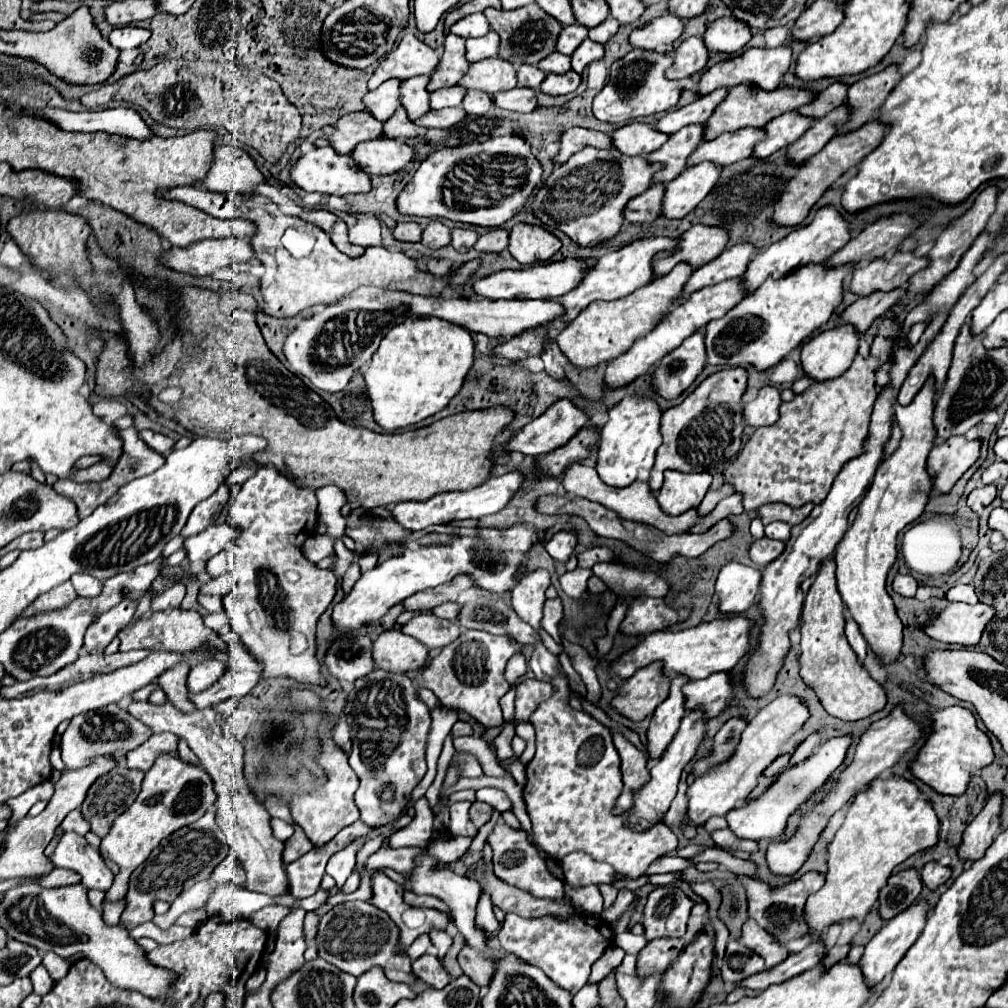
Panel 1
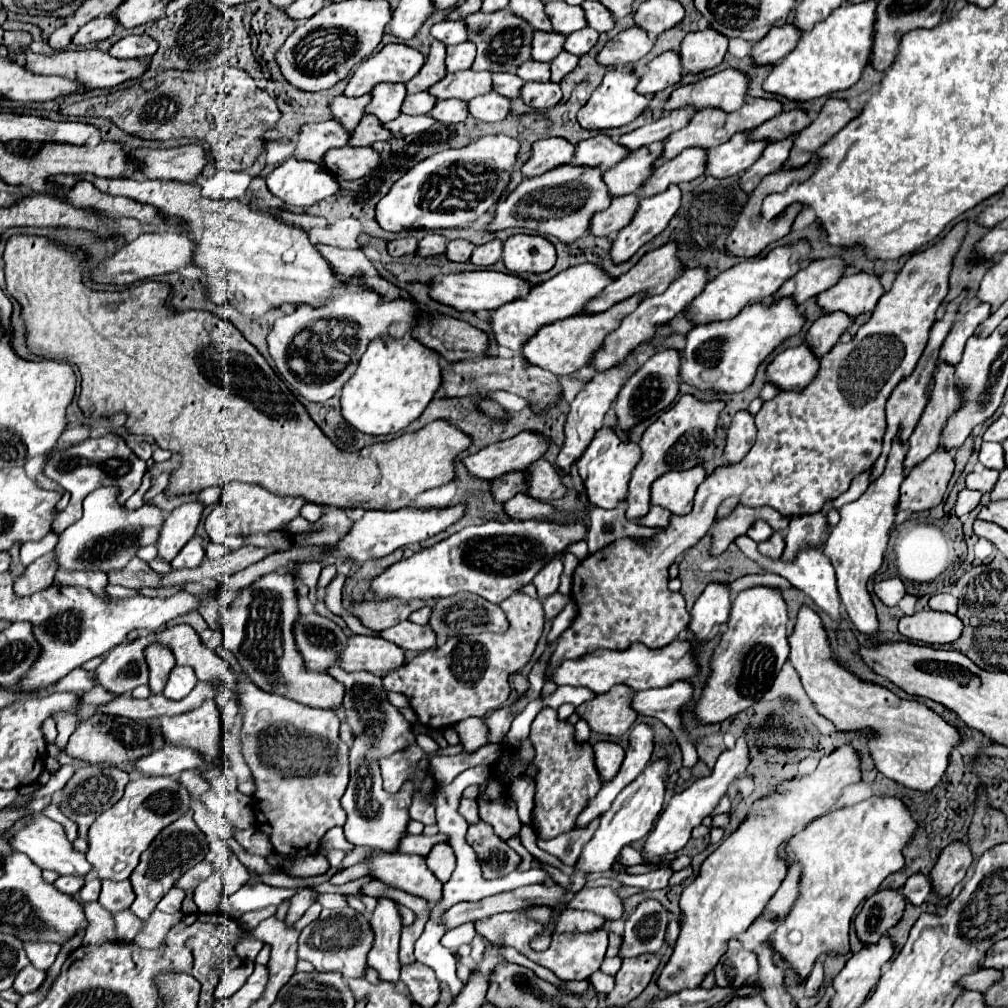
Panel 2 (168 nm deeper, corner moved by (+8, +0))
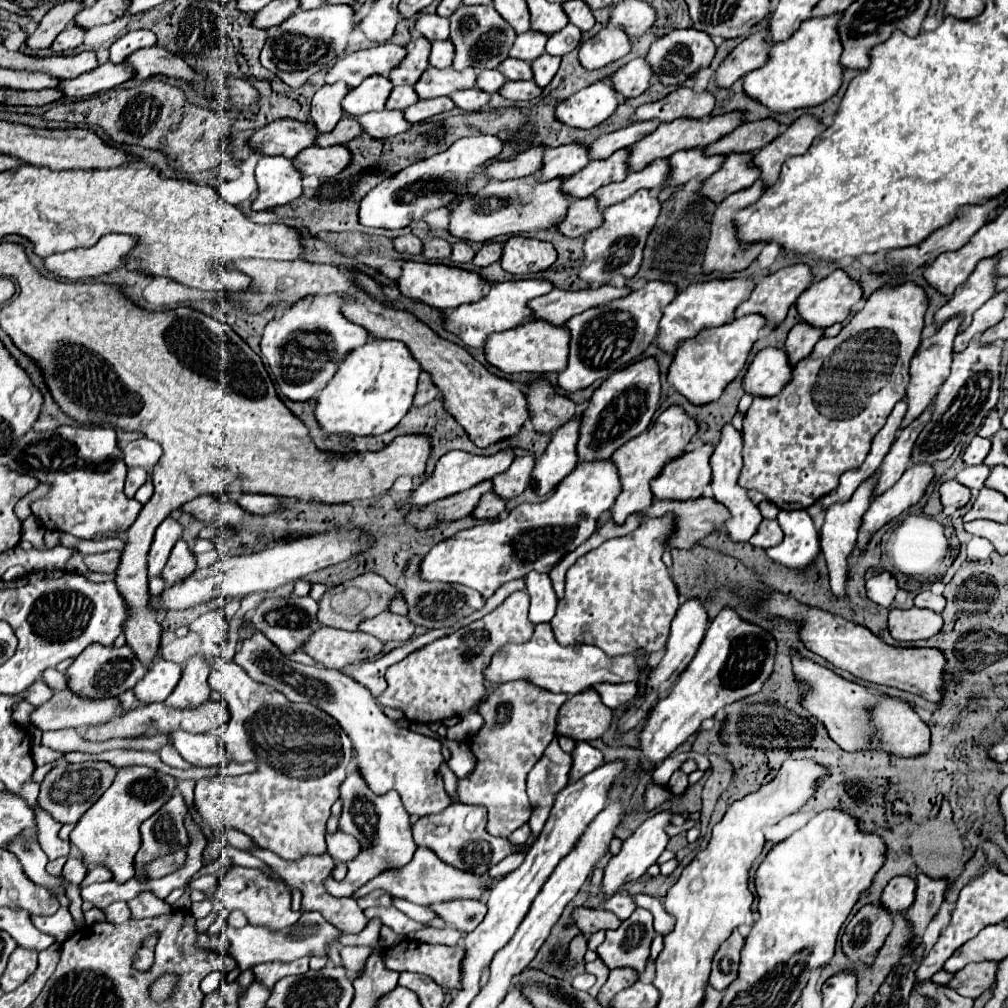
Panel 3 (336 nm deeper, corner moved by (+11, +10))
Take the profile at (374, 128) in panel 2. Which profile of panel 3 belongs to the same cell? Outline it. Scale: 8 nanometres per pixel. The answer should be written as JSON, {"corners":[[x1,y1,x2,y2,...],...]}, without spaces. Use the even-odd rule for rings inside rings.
{"corners":[[340,119,340,123,336,125,336,129,332,133,320,133,316,137,316,145,318,147,344,145,350,139,354,139,356,135,360,135,360,125,356,125,356,121,352,121,352,119]]}

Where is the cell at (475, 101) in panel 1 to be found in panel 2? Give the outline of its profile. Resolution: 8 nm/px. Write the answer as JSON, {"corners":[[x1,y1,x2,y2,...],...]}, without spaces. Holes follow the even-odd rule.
{"corners":[[443,99,431,109,431,115,441,123,461,123,467,119,467,101,461,99]]}

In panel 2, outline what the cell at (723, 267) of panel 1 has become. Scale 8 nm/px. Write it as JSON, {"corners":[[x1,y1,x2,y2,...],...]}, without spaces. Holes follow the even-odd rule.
{"corners":[[695,267,695,269,683,271,683,275,677,277,675,283,671,283,665,293,661,293,661,295,651,295,651,297,643,299,643,301,639,303,639,307,637,307,633,313,629,313,629,315,621,321,619,329,615,329,611,335,607,335,603,349,597,351,597,355,595,355,595,359,591,361,591,365,593,365,595,369,607,369,607,367,611,367,611,365,615,367,615,363,619,363,619,359,621,359,623,355,627,355,627,351,633,351,639,343,643,343,643,341,647,341,647,339,653,339,655,327,657,327,657,325,663,325,663,323,667,323,667,321,671,321,679,311,683,311,683,309,691,303,691,299,695,299,695,297,703,291,705,285,707,285,707,267]]}

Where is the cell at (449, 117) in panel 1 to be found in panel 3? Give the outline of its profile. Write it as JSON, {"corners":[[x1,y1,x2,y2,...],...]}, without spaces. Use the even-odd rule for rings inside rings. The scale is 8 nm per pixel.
{"corners":[[372,111,360,117,352,117,360,123,362,131,370,137,370,139,386,139,398,133,408,131,412,125,408,125,408,121,404,121,404,113,402,111]]}

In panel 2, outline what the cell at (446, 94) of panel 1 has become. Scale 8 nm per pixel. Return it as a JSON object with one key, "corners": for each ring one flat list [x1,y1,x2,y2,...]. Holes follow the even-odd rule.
{"corners":[[429,91,407,95,407,99,403,103,403,113,407,113,407,115,423,115,423,113,429,113,435,107,435,103,437,103,437,99]]}

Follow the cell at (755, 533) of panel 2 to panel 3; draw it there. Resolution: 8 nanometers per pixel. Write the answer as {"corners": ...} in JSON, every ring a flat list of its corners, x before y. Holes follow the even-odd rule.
{"corners":[[726,425,722,429,722,439,720,439,720,443,716,445,716,449,714,449,712,457,710,457,710,467,712,467,714,501,724,505,730,511,730,519,724,523,728,537,734,543,748,541,756,533,756,529,758,529,758,525,762,521,762,515,760,515,758,507,750,501,746,489,742,489,738,485,738,477,740,477,740,469,742,469,742,433,738,433,732,425]]}

